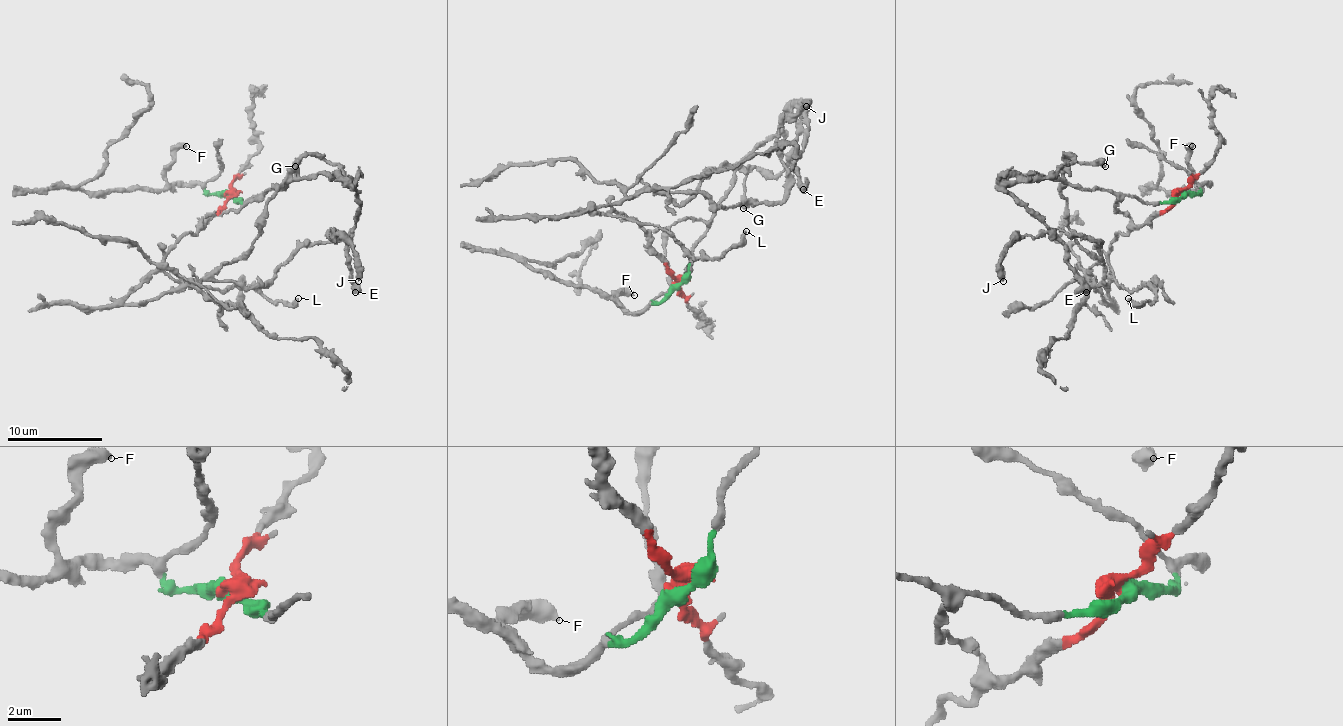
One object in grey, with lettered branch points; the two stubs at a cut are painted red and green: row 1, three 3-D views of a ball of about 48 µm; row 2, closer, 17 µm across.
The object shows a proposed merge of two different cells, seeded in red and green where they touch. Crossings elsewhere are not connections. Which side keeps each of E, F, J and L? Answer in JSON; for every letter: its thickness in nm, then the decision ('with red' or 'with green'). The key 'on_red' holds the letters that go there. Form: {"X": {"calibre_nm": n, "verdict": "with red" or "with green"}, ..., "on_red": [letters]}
{"E": {"calibre_nm": 460, "verdict": "with green"}, "F": {"calibre_nm": 460, "verdict": "with green"}, "J": {"calibre_nm": 440, "verdict": "with red"}, "L": {"calibre_nm": 320, "verdict": "with red"}, "on_red": ["J", "L"]}

